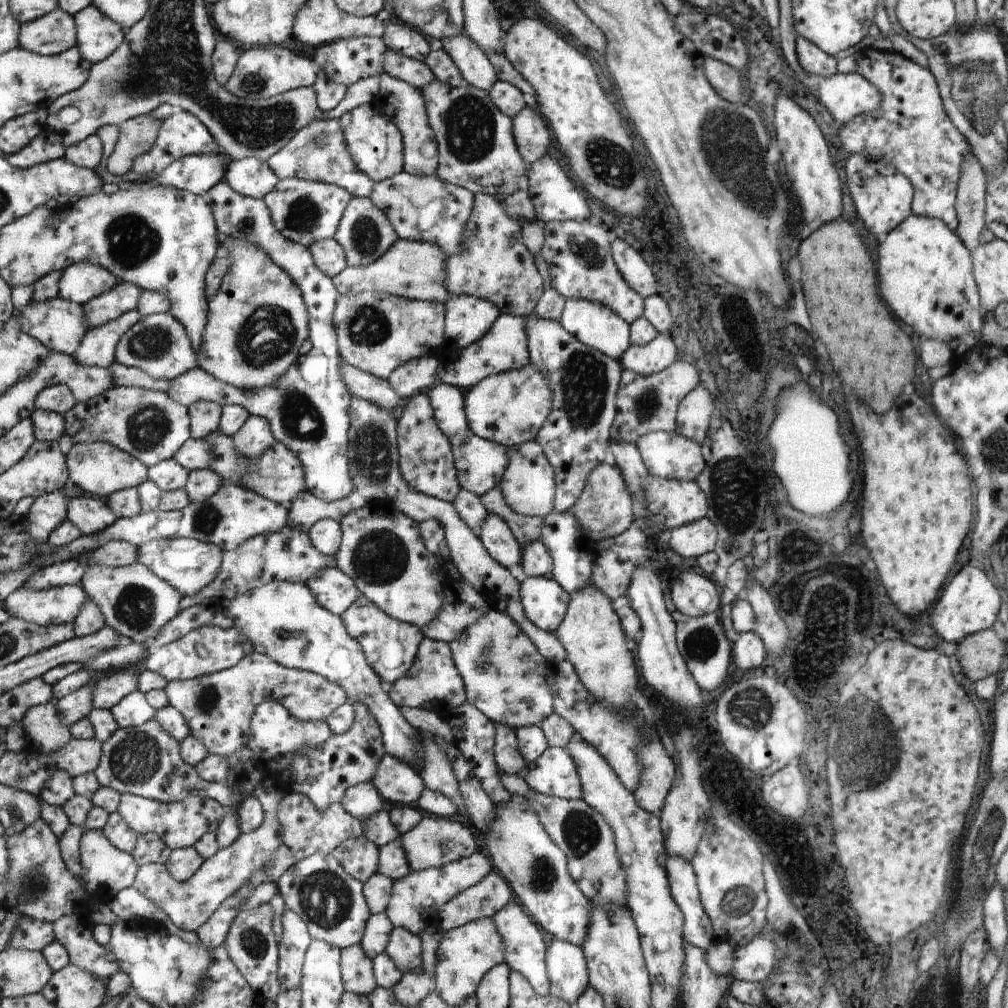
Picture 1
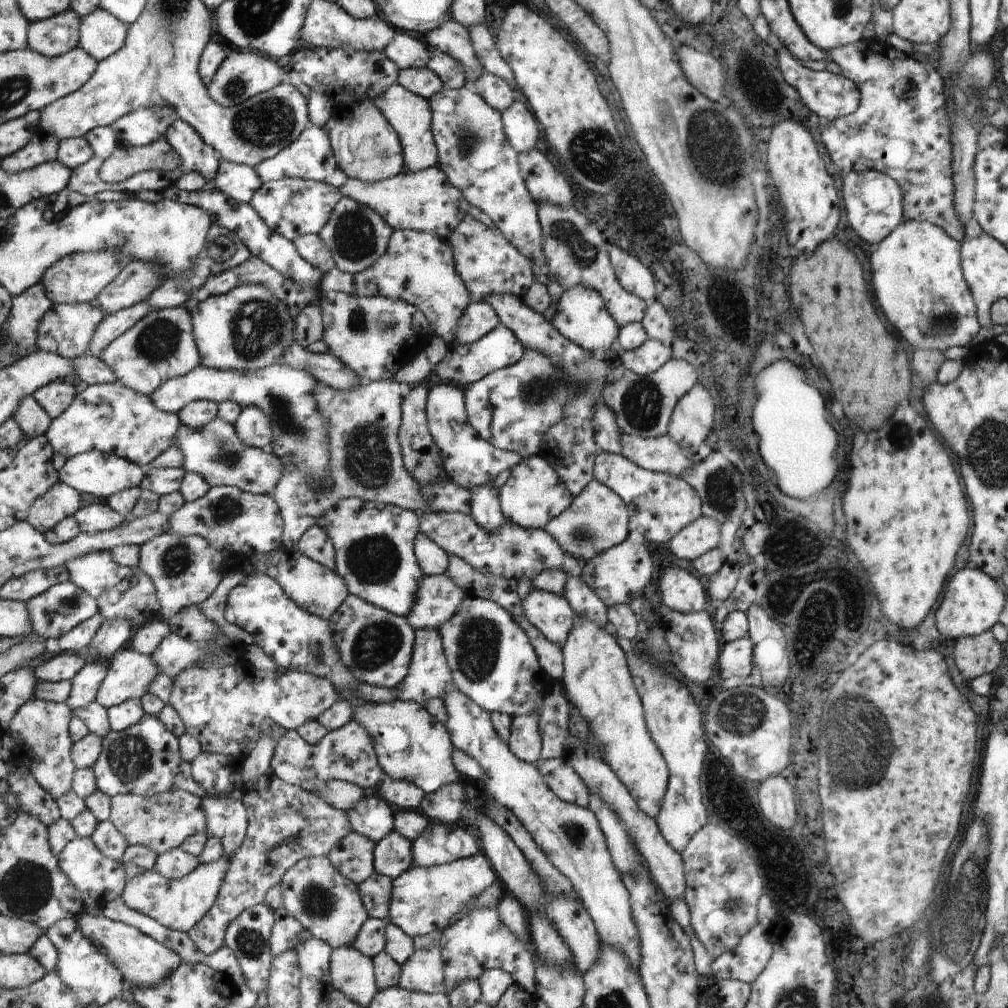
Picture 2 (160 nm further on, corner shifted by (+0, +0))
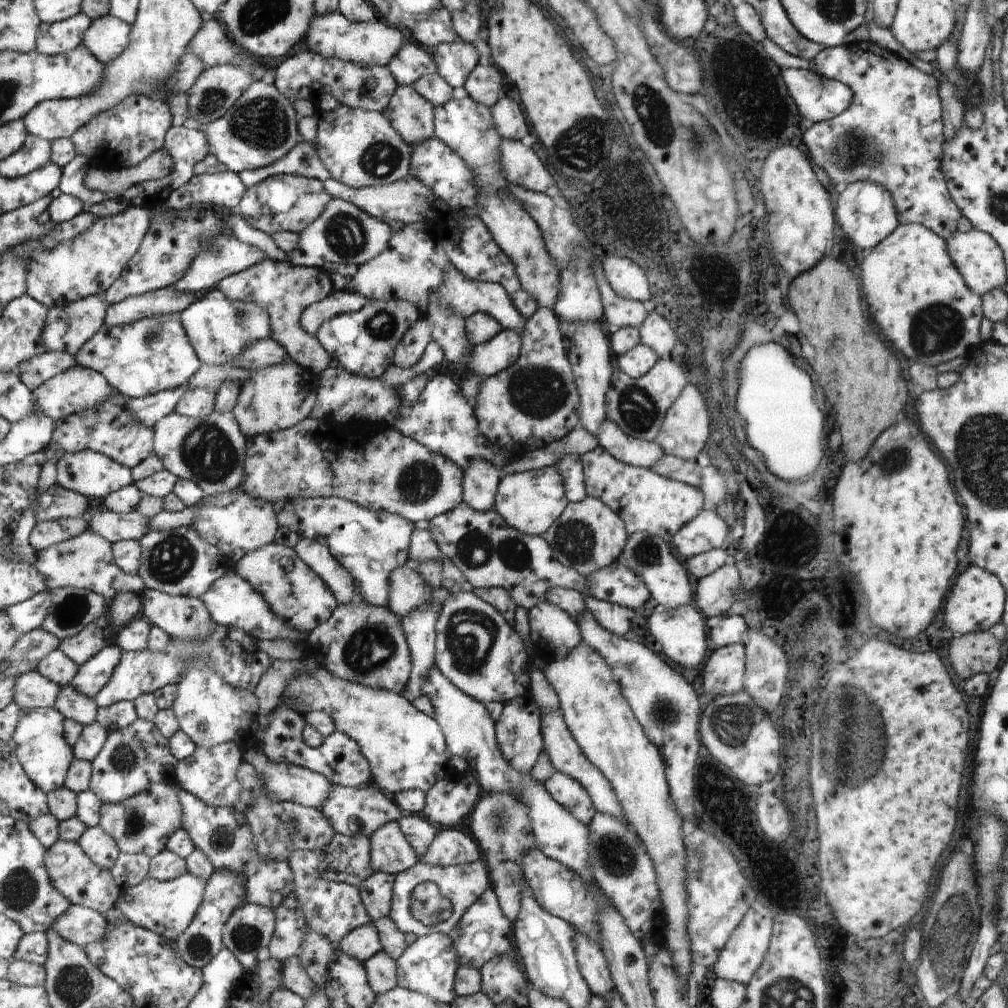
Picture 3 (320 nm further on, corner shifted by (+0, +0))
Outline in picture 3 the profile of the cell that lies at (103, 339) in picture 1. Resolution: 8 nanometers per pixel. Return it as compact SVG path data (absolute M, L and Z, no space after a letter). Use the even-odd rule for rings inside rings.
M174 286L154 292L131 296L109 305L105 314L106 328L123 326L148 317L179 314L207 293L194 294L177 291Z

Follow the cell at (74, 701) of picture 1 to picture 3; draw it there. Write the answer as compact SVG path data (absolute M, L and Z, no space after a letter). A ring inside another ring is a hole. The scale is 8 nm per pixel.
M110 643L88 663L78 667L76 676L69 682L73 689L94 698L104 690L113 672L120 665L124 652L116 644Z

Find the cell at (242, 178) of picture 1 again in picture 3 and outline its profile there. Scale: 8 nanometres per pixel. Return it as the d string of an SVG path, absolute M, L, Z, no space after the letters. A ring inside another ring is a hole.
M230 170L214 174L194 175L184 186L172 192L165 201L172 211L181 211L190 205L206 204L210 208L236 208L248 190L238 173Z

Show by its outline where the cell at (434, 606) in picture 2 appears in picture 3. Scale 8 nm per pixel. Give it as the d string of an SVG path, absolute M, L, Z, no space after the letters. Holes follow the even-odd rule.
M409 562L390 571L388 592L388 609L398 617L425 605L431 597L431 591Z

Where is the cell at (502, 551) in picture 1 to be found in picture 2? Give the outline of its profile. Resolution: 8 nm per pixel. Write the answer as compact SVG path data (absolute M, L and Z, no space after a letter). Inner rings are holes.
M493 483L476 487L471 490L472 508L471 515L474 520L487 531L497 531L498 527L507 522L499 503L499 488L493 487Z

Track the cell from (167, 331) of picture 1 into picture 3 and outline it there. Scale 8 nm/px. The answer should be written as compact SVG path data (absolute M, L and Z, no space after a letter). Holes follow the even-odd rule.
M179 314L148 317L123 326L103 326L72 356L78 365L102 373L114 390L128 398L186 387L202 365Z

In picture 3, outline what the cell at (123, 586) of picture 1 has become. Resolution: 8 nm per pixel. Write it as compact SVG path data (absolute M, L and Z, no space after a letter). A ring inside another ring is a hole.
M84 531L78 536L49 546L46 550L37 552L37 561L34 566L45 578L47 590L76 587L94 591L105 598L107 608L110 608L114 598L121 592L131 592L142 595L146 589L142 577L130 575L115 562L112 545L102 536L92 531Z

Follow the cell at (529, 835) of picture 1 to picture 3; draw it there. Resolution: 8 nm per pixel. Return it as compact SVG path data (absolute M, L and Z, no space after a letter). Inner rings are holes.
M576 933L577 961L593 995L610 999L616 988L601 946L584 933Z

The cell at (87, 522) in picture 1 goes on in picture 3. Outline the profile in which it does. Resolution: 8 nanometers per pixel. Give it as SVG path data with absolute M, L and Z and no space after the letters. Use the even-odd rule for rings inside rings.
M106 509L91 512L87 518L87 530L99 534L111 545L121 540L139 541L146 533L152 531L151 520L137 510L121 515Z

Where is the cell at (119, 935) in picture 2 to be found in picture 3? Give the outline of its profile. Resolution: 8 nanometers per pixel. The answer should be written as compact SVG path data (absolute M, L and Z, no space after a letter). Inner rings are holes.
M72 905L52 924L51 929L68 942L83 948L88 943L100 940L109 931L109 924L94 909Z

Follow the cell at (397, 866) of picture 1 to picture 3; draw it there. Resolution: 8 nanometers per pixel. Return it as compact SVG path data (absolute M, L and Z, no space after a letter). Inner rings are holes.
M396 821L378 827L369 839L372 844L372 865L375 872L398 875L418 862L417 853Z

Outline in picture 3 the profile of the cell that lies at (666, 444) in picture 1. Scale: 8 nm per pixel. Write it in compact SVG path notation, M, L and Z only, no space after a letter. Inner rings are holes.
M604 419L597 430L597 444L619 461L635 467L652 468L664 458L664 449L654 441L628 436L610 419Z

